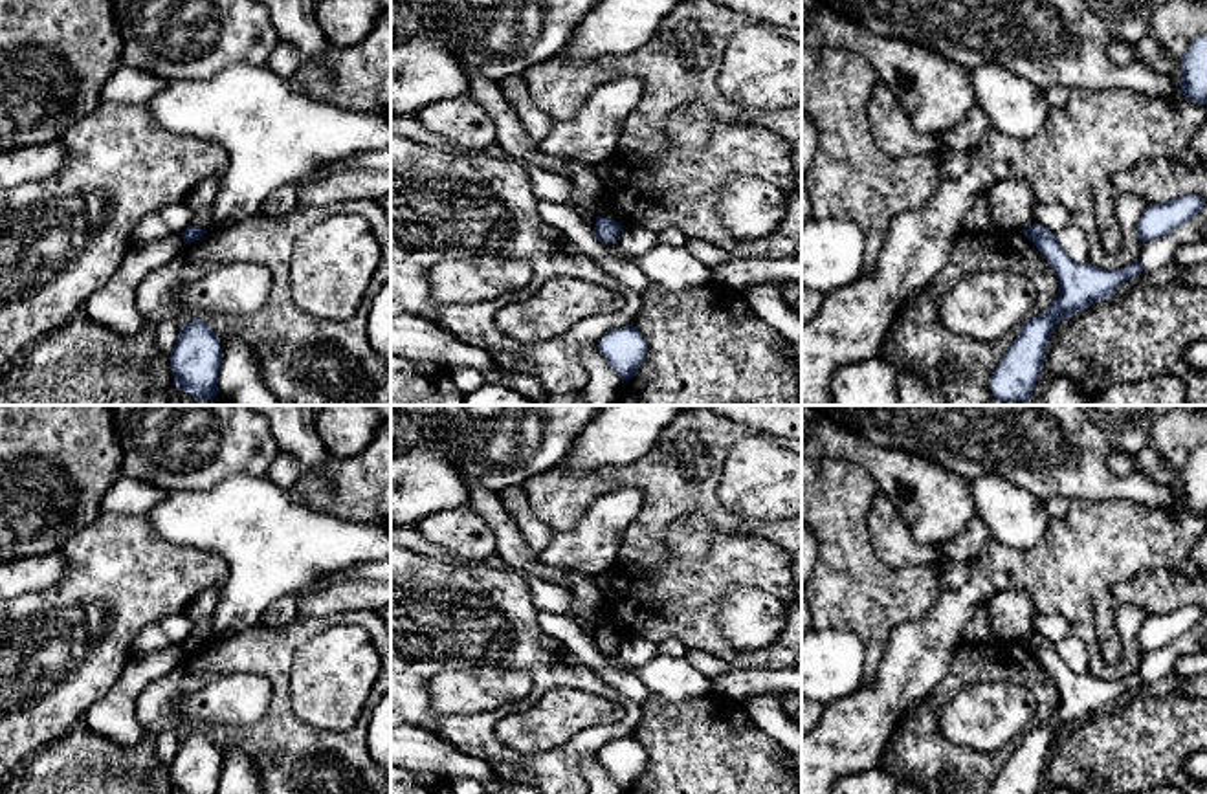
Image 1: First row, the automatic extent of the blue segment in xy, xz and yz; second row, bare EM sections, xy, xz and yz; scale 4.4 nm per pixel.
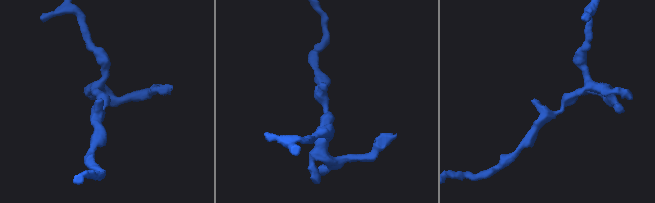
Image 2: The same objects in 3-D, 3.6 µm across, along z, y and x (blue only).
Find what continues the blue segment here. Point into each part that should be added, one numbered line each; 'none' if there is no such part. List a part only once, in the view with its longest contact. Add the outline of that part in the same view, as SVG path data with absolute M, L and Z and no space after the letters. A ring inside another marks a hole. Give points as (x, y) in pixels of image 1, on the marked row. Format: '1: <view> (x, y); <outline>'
none

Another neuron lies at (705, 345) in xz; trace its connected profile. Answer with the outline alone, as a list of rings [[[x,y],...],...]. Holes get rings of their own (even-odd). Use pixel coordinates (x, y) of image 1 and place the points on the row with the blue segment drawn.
[[[710,281],[701,286],[690,286],[681,292],[649,282],[649,286],[640,295],[642,308],[635,317],[633,326],[644,336],[648,343],[648,354],[637,374],[622,387],[616,405],[802,405],[798,376],[792,363],[785,356],[787,339],[783,339],[780,332],[763,323],[752,312],[741,290],[730,288],[717,281]]]

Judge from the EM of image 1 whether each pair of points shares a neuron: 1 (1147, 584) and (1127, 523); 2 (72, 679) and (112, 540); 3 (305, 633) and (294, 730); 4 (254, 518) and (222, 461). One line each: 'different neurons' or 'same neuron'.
1: different neurons
2: same neuron
3: same neuron
4: different neurons

